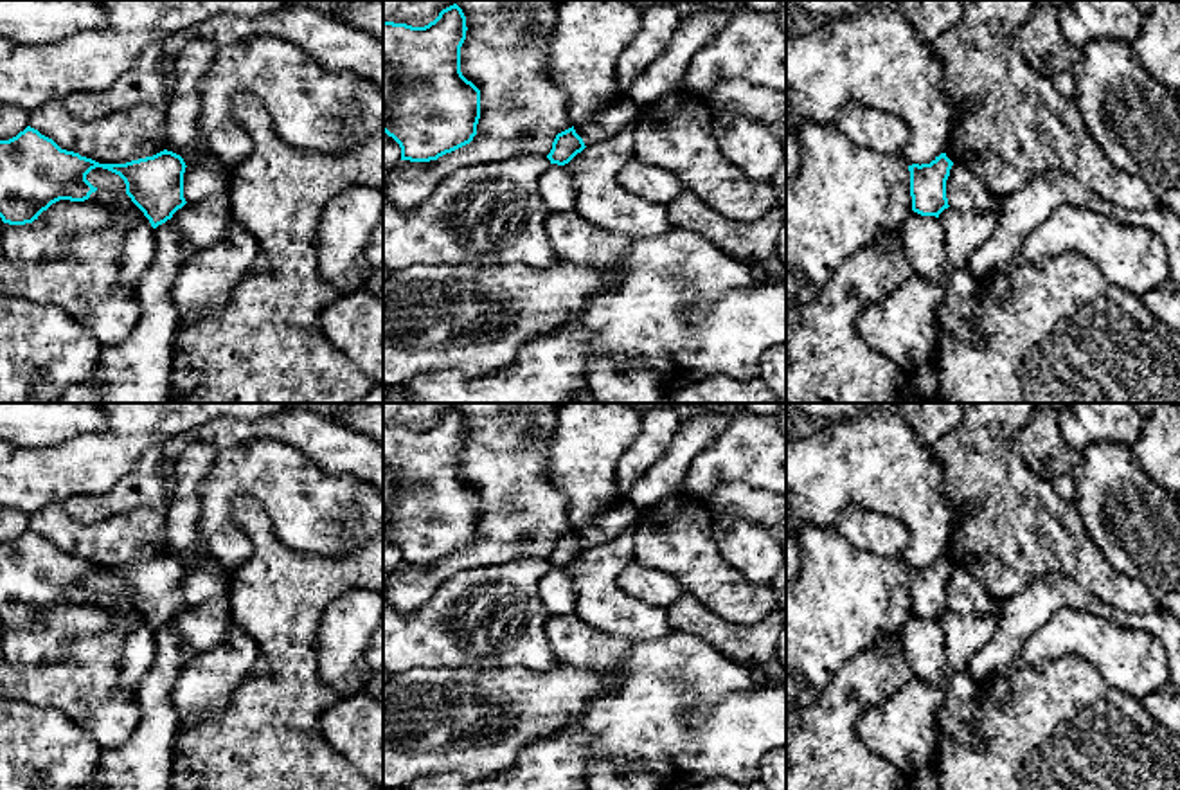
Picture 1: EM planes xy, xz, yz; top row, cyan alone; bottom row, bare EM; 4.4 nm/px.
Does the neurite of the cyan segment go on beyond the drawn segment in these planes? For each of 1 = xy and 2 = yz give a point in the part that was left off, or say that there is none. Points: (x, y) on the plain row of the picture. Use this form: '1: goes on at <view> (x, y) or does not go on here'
1: does not go on here
2: does not go on here

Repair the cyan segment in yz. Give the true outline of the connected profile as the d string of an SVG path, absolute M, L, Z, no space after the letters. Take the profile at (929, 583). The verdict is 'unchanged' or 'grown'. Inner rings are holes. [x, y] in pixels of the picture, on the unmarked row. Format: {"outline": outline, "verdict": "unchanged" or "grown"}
{"outline": "M941 556L930 567L912 567L910 574L910 599L912 614L921 619L935 619L948 612L946 583L953 565Z", "verdict": "unchanged"}

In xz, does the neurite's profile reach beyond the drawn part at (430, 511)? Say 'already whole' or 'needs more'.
already whole

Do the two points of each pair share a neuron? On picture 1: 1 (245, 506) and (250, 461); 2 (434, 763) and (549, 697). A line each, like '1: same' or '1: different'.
1: different
2: same

